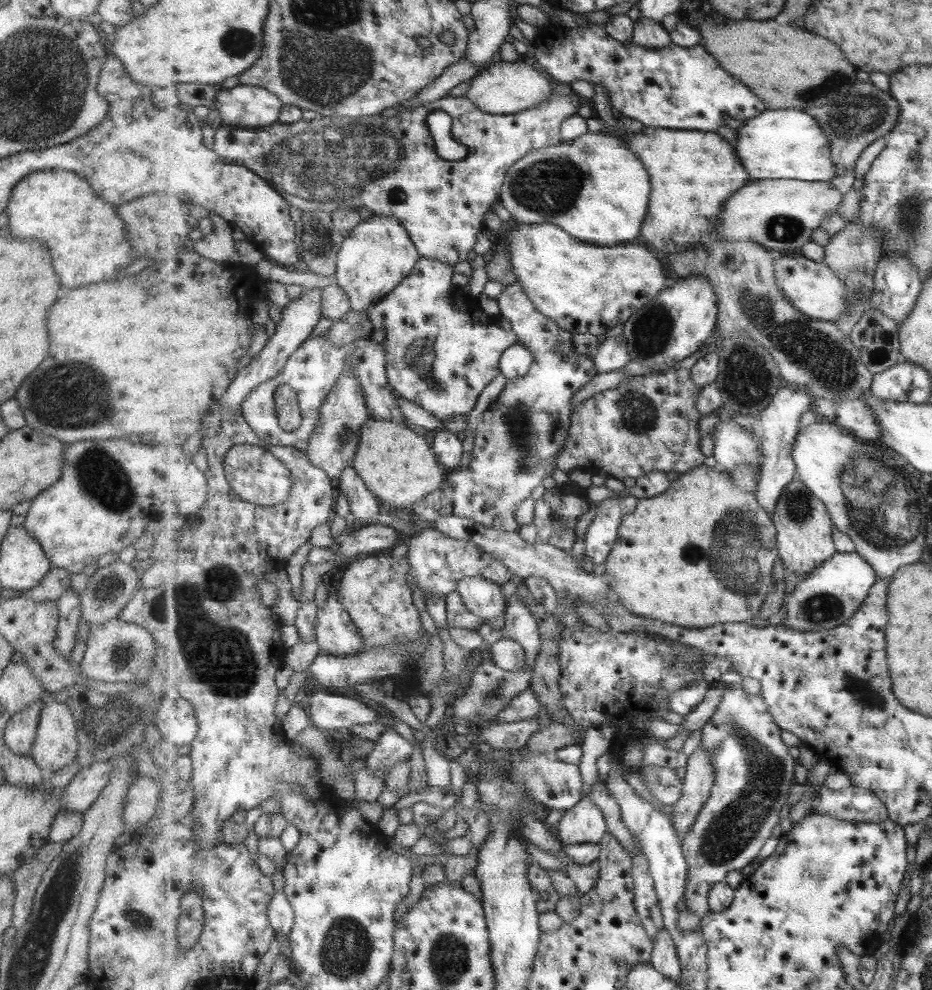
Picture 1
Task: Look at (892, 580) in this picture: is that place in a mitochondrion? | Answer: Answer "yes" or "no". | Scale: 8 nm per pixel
no

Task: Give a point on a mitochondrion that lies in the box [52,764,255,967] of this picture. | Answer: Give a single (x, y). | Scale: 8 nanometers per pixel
(140, 920)

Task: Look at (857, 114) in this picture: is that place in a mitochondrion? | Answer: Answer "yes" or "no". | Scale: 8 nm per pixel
yes

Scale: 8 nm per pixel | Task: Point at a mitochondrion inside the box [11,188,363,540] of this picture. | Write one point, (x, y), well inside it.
(61, 399)

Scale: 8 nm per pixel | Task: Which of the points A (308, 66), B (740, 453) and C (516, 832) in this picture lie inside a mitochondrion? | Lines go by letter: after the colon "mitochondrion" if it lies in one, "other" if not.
A: mitochondrion
B: other
C: other

